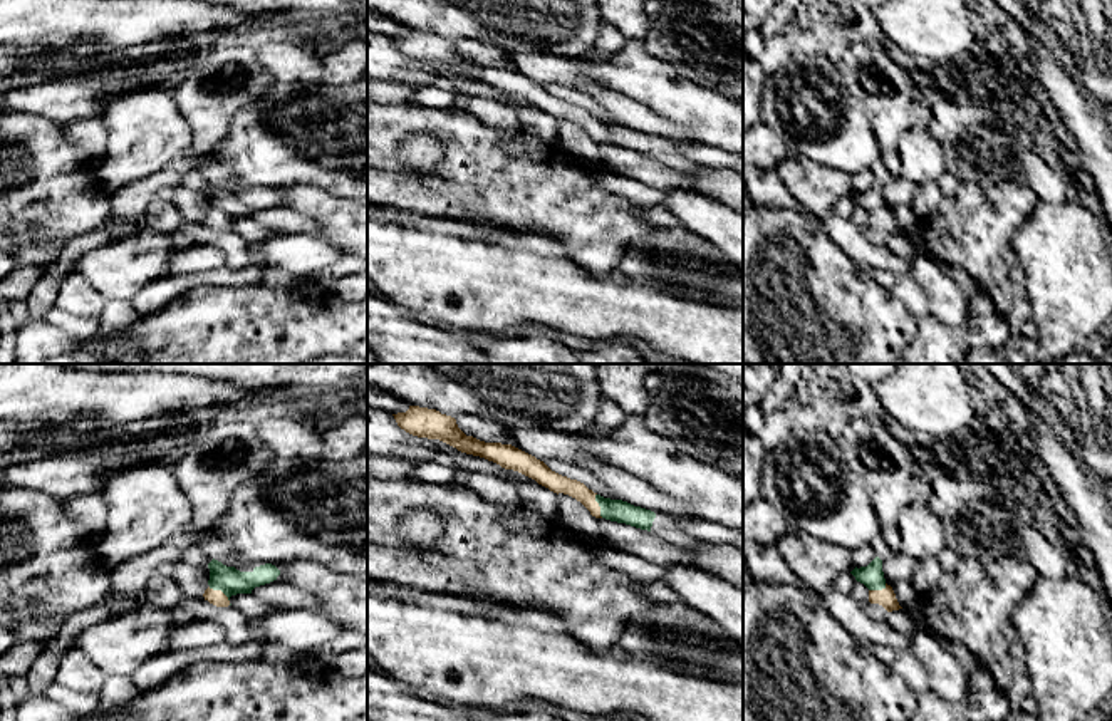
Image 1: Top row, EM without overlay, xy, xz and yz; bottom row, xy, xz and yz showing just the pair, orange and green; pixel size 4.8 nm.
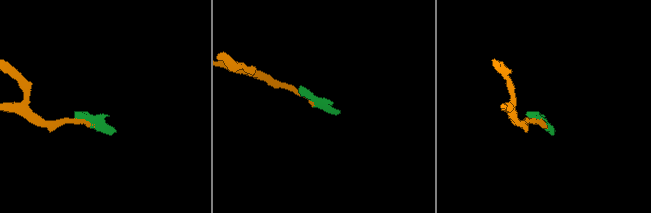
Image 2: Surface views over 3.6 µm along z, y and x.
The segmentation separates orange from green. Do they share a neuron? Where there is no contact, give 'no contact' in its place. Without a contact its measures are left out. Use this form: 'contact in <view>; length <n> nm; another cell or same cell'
contact in xz; length 120 nm; same cell

